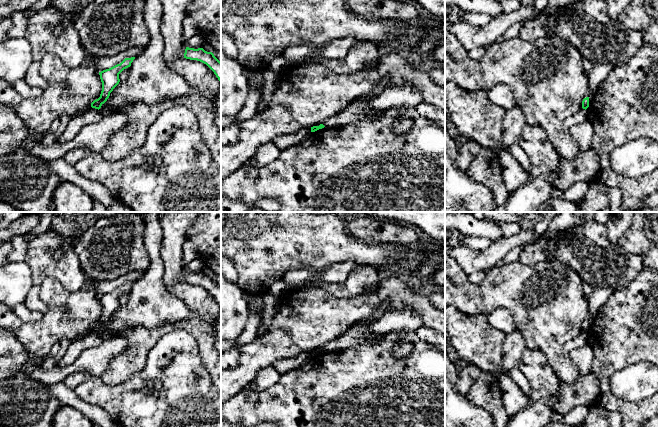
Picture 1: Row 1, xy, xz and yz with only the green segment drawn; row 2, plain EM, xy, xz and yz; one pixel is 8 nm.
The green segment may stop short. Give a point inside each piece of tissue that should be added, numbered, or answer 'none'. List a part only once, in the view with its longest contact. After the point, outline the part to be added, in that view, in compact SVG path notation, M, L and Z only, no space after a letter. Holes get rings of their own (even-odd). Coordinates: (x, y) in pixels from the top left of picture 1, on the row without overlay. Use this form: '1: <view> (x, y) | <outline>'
none

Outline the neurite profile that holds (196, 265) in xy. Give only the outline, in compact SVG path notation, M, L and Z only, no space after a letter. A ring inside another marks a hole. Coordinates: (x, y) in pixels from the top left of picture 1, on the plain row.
M196 258L190 261L185 268L189 272L198 273L203 272L204 267L205 264L199 258Z

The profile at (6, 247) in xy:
M3 241L0 245L0 268L6 264L8 255L11 253L12 249L13 246L10 241Z

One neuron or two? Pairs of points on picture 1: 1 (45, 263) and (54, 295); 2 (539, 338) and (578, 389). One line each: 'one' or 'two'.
1: two
2: two

